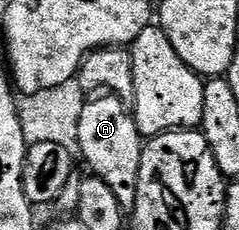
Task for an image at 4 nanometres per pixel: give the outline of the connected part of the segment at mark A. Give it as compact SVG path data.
M94 93L84 105L76 130L78 150L94 166L120 201L123 212L133 212L140 185L140 161L144 146L143 132L138 130L127 100L115 93Z

